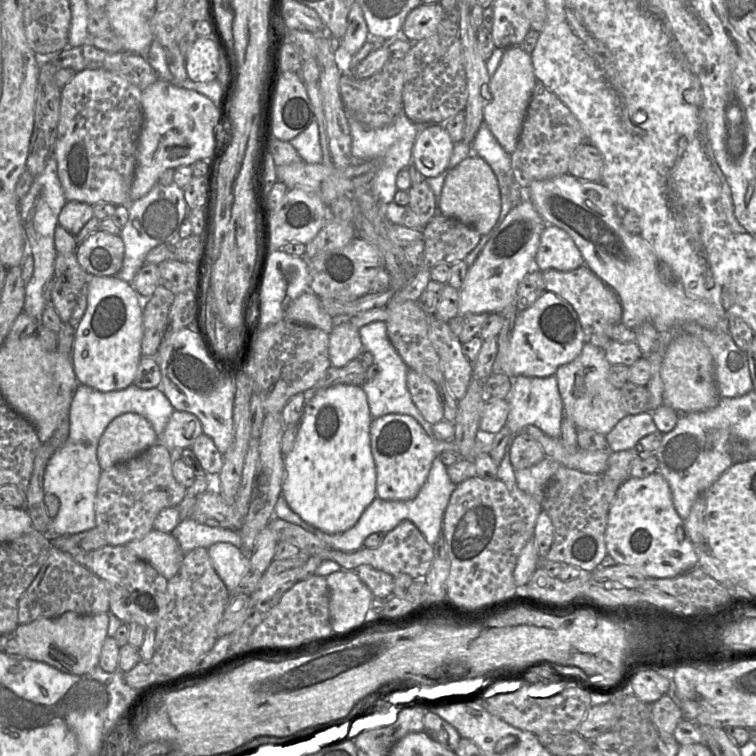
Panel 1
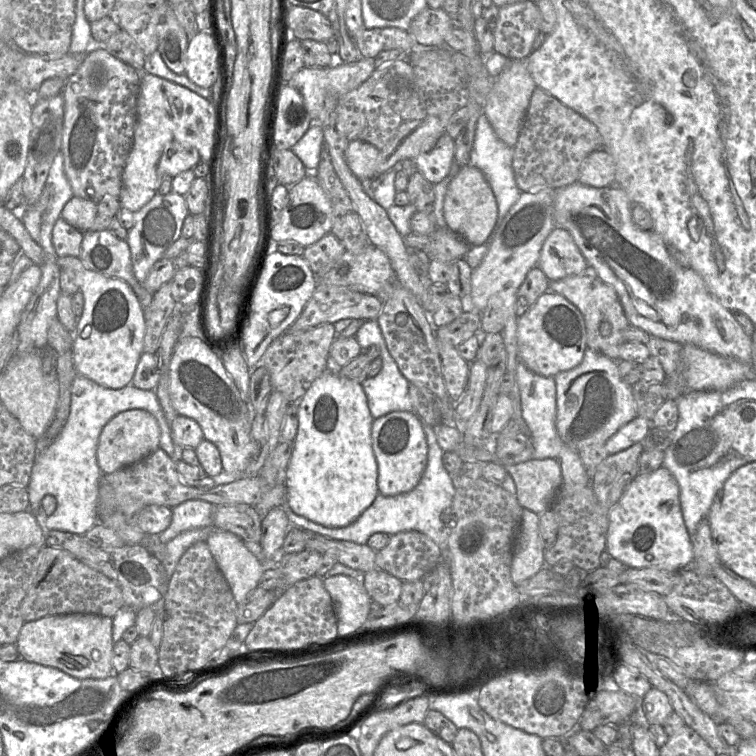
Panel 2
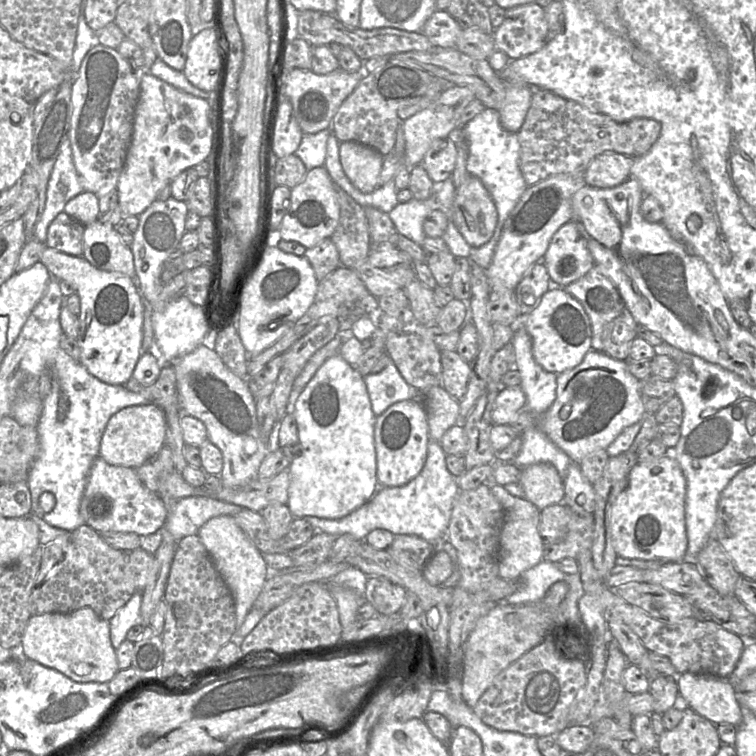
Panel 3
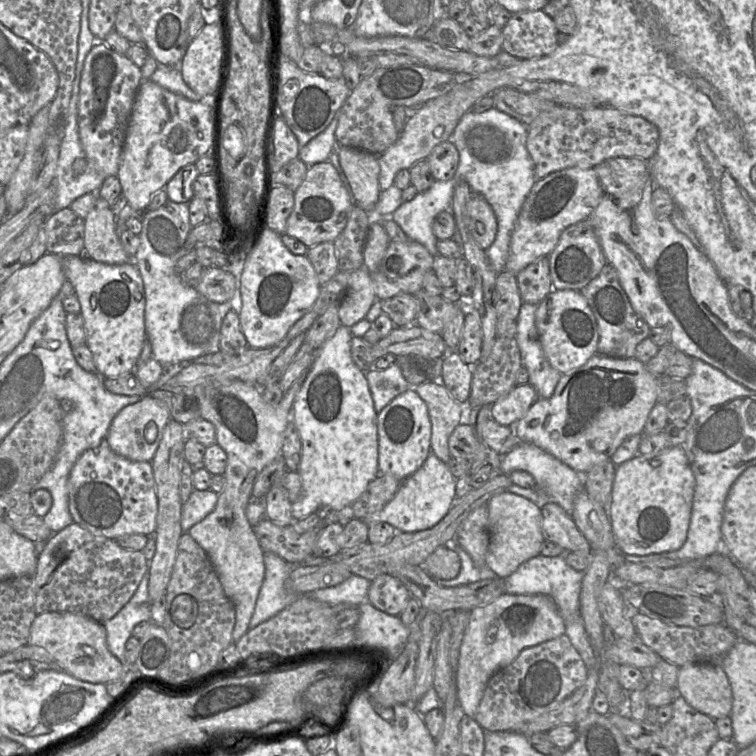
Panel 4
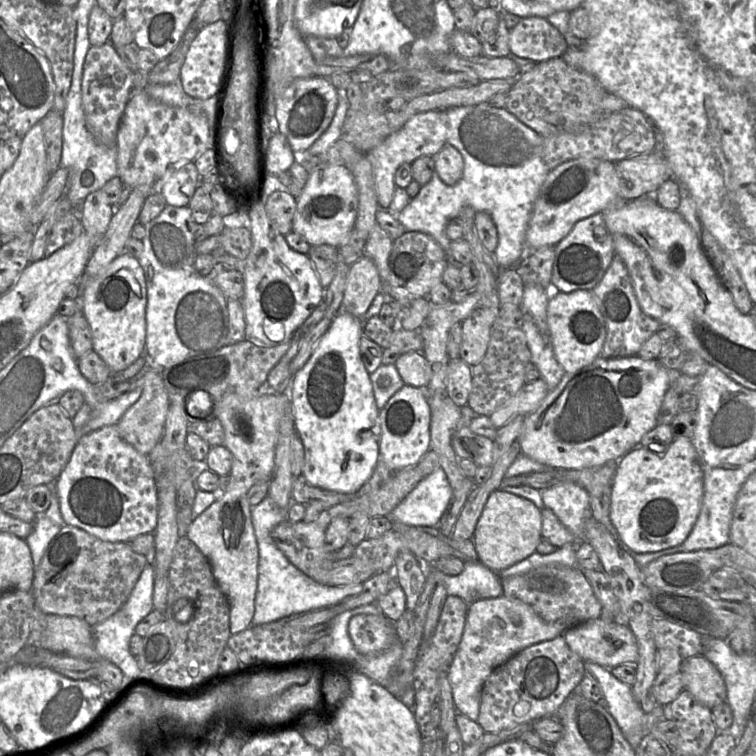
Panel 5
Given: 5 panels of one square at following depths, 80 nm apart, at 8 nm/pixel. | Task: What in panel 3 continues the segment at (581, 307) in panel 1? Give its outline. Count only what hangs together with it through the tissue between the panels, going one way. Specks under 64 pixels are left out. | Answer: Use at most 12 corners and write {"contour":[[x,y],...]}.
{"contour":[[596,266],[564,288],[592,327],[592,350],[627,361],[639,324]]}

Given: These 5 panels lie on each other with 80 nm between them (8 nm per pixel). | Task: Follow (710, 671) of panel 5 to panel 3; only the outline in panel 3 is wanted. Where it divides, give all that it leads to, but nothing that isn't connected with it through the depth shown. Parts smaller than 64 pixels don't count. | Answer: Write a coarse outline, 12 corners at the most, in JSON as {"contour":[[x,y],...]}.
{"contour":[[684,672],[679,701],[714,724],[738,726],[729,678]]}

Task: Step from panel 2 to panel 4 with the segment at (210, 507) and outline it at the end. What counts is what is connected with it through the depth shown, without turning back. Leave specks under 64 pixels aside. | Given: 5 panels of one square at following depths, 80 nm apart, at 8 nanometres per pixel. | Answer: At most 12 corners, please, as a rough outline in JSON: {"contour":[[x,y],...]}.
{"contour":[[194,489],[182,504],[181,528],[187,533],[216,507],[219,495]]}

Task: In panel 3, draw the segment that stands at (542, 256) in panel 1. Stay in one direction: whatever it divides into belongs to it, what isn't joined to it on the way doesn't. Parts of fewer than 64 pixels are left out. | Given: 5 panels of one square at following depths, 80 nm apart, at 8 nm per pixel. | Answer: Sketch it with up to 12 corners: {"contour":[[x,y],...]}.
{"contour":[[580,222],[561,226],[540,262],[561,288],[596,264]]}

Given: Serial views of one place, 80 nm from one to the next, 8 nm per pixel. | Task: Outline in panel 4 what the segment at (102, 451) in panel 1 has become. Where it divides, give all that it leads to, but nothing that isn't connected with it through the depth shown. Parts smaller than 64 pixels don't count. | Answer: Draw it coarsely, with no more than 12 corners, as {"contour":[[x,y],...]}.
{"contour":[[151,396],[110,424],[110,449],[151,462],[171,420]]}

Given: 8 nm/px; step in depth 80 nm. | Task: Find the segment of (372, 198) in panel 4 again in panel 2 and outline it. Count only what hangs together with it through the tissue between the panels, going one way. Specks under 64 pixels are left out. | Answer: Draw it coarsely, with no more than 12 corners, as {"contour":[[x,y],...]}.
{"contour":[[360,140],[349,141],[346,160],[356,178],[376,175],[380,150]]}

